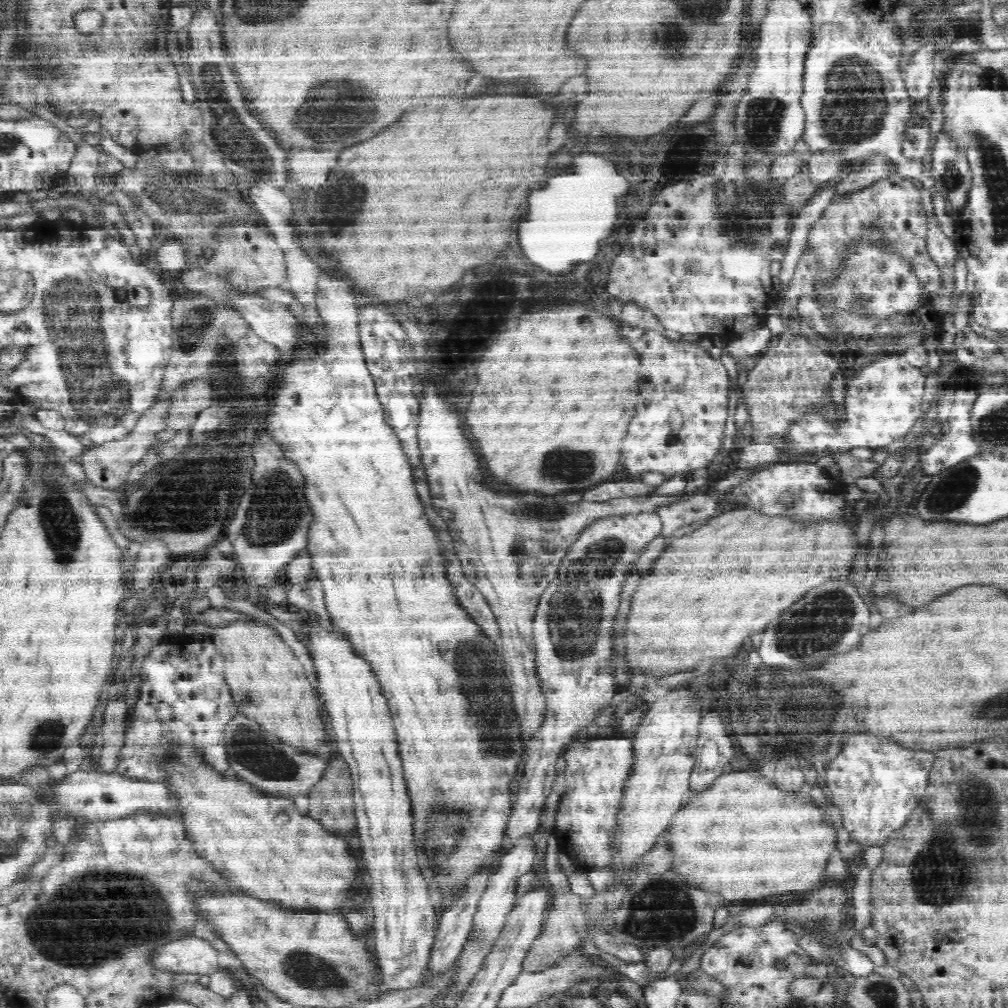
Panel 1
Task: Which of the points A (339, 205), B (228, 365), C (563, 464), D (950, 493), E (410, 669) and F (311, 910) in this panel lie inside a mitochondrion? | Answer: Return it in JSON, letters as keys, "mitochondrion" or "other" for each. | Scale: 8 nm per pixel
{"A":"mitochondrion","B":"other","C":"mitochondrion","D":"mitochondrion","E":"other","F":"other"}

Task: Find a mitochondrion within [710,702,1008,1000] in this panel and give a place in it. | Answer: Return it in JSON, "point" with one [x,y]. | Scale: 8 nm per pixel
{"point":[951,862]}

